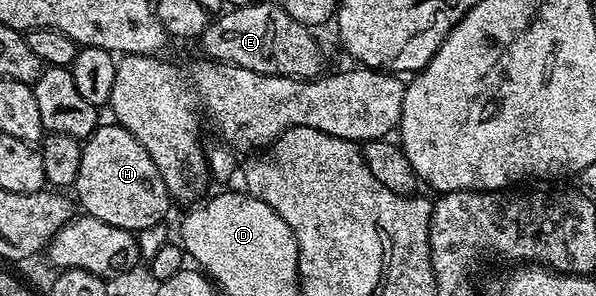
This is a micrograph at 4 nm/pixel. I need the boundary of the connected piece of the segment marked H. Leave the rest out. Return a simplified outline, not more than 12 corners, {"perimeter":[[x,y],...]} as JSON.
{"perimeter":[[118,124],[82,145],[75,201],[139,232],[170,195],[150,152]]}

